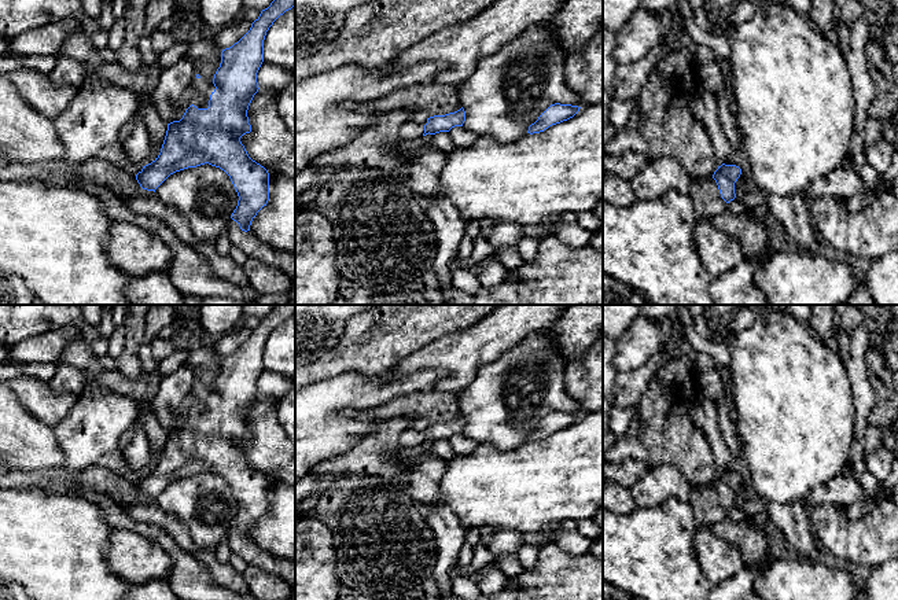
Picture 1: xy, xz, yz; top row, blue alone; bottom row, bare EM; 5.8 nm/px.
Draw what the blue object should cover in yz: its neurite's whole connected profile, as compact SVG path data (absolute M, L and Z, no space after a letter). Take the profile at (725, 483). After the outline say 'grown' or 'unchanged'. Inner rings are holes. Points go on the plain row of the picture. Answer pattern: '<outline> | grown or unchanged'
M722 471L714 479L713 486L715 487L721 505L729 511L736 505L735 501L735 490L741 482L741 476L736 472L725 472Z | unchanged

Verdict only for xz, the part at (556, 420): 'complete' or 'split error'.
complete

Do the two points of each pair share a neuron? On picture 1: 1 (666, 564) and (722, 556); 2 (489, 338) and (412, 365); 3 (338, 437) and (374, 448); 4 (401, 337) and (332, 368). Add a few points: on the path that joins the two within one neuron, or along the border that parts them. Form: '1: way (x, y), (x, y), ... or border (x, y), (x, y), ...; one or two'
1: border (699, 527), (694, 540), (694, 555), (713, 584); two
2: way (470, 348), (463, 353), (442, 353), (431, 357); one
3: border (381, 422), (349, 448), (327, 457); two
4: way (385, 337), (349, 354); one

